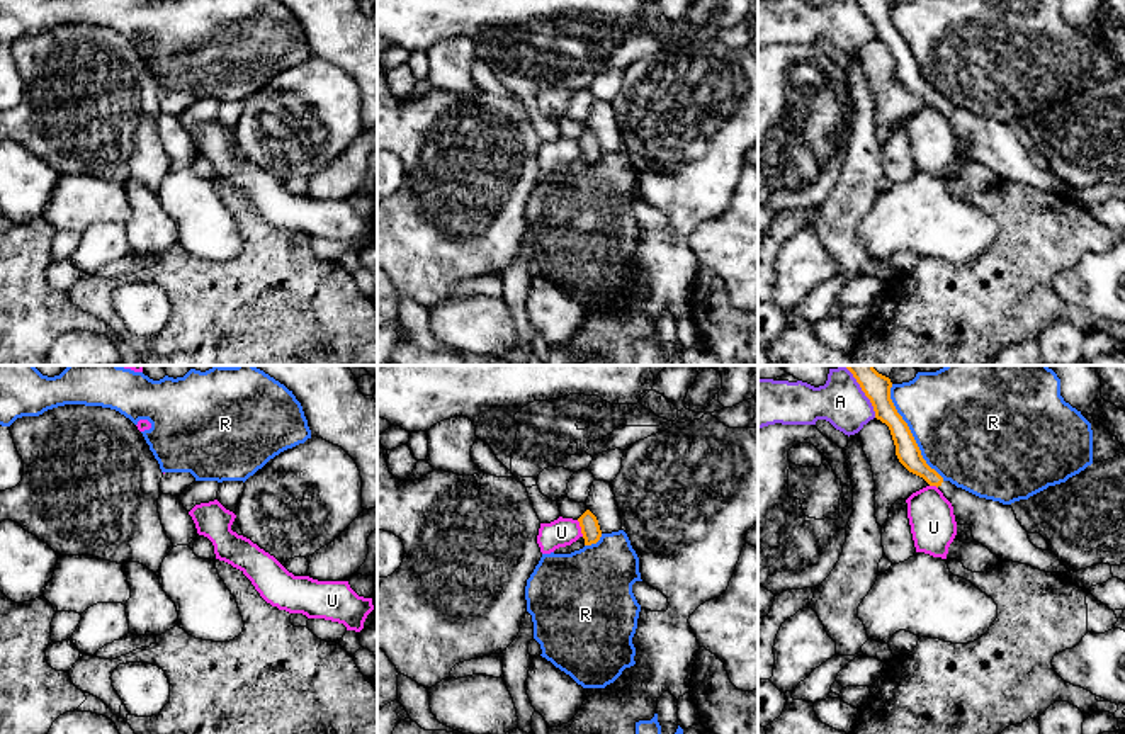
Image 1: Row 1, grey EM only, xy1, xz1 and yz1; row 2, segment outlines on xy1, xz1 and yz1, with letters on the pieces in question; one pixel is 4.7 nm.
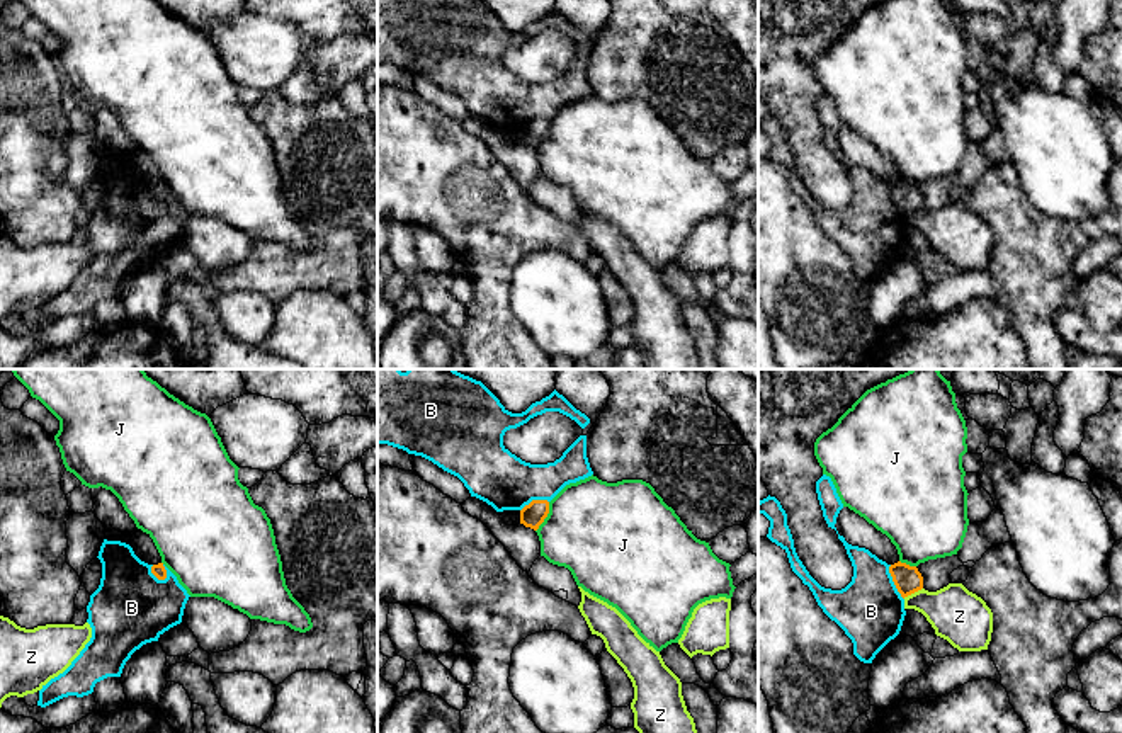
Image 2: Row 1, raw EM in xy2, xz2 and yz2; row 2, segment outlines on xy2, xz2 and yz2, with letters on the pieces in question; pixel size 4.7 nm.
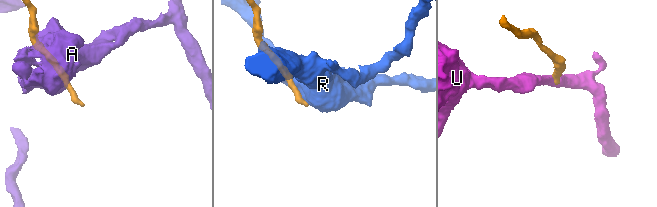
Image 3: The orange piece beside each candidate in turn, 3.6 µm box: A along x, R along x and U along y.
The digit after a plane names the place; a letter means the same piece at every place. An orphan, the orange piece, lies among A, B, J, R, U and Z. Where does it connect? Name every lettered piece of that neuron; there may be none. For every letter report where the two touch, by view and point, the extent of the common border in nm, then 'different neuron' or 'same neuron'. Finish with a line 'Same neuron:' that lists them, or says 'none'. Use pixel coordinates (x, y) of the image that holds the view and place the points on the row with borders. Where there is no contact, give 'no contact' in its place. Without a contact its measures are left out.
A: meets orange in yz1 at (862, 389); contact 300 nm long; different neuron
B: meets orange in xy2 at (157, 577); contact 100 nm long; different neuron
J: meets orange in xz2 at (546, 516); contact 160 nm long; different neuron
R: meets orange in yz1 at (910, 432); contact 500 nm long; different neuron
U: meets orange in xz1 at (582, 529); contact 90 nm long; different neuron
Z: meets orange in yz2 at (912, 592); contact 110 nm long; different neuron
Same neuron: none

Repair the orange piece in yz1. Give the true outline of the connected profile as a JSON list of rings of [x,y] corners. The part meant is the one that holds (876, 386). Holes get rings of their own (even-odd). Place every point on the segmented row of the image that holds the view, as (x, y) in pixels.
[[[873,365],[845,367],[870,399],[875,418],[889,426],[899,462],[943,493],[953,506],[955,522],[967,523],[975,542],[987,547],[999,561],[1026,564],[1045,573],[1071,574],[1052,550],[1037,549],[1030,542],[1028,532],[1016,520],[1011,505],[979,498],[957,488],[926,464],[907,423],[890,399],[892,382],[889,377],[879,374]]]

